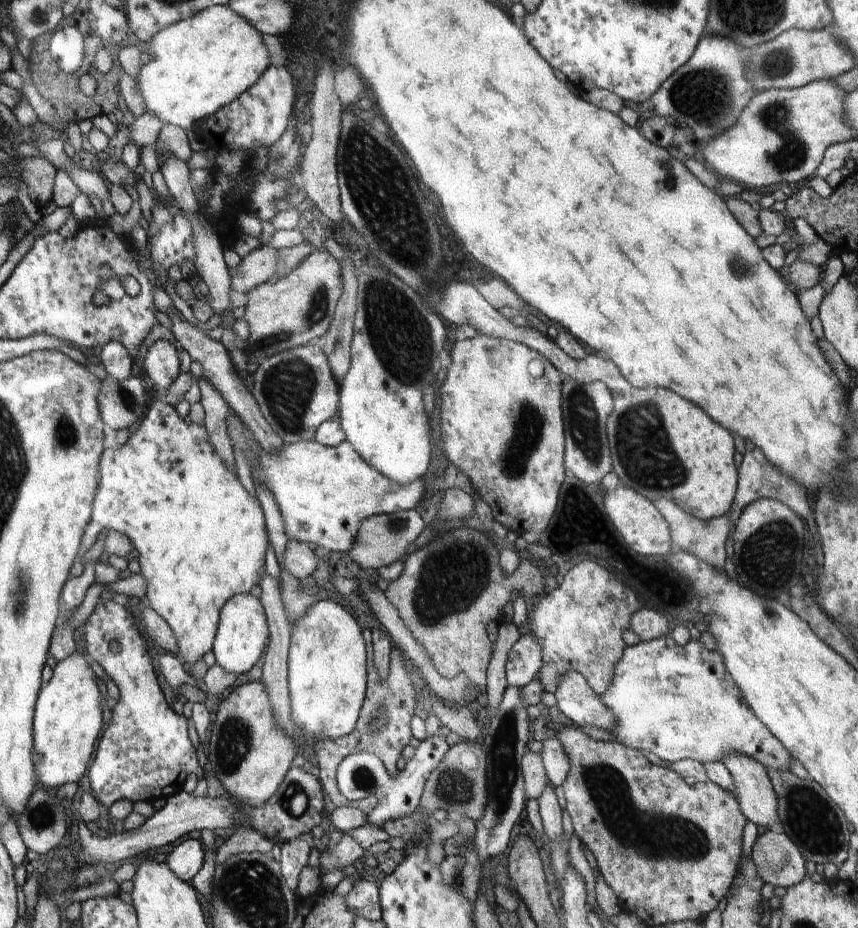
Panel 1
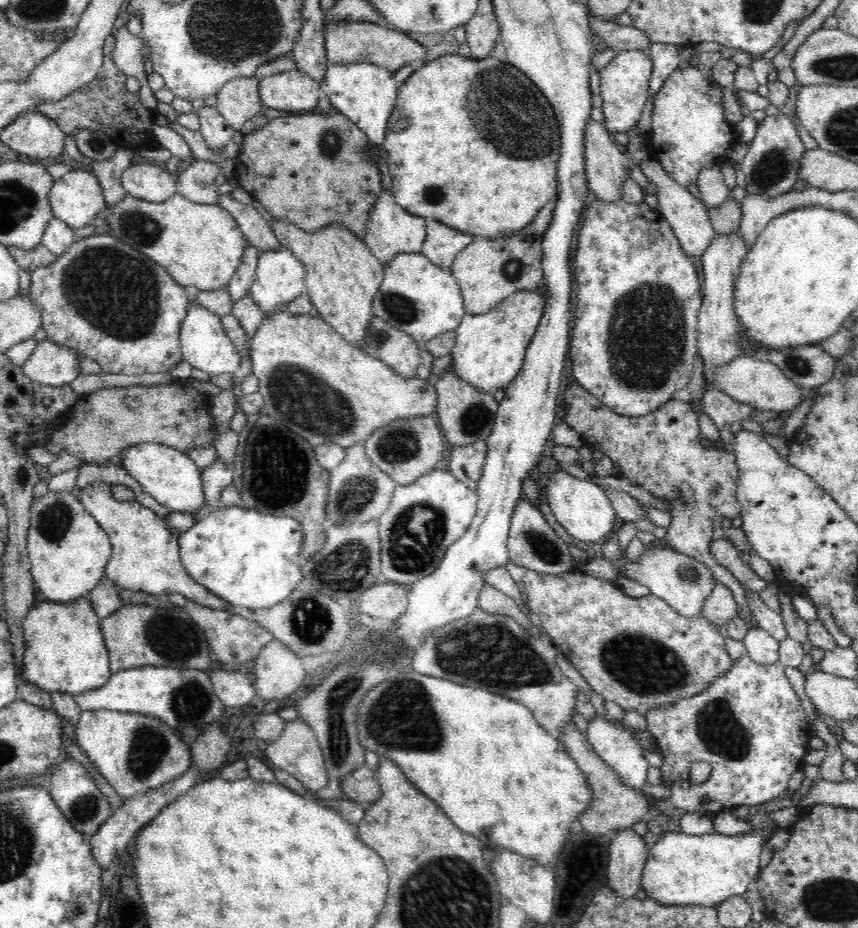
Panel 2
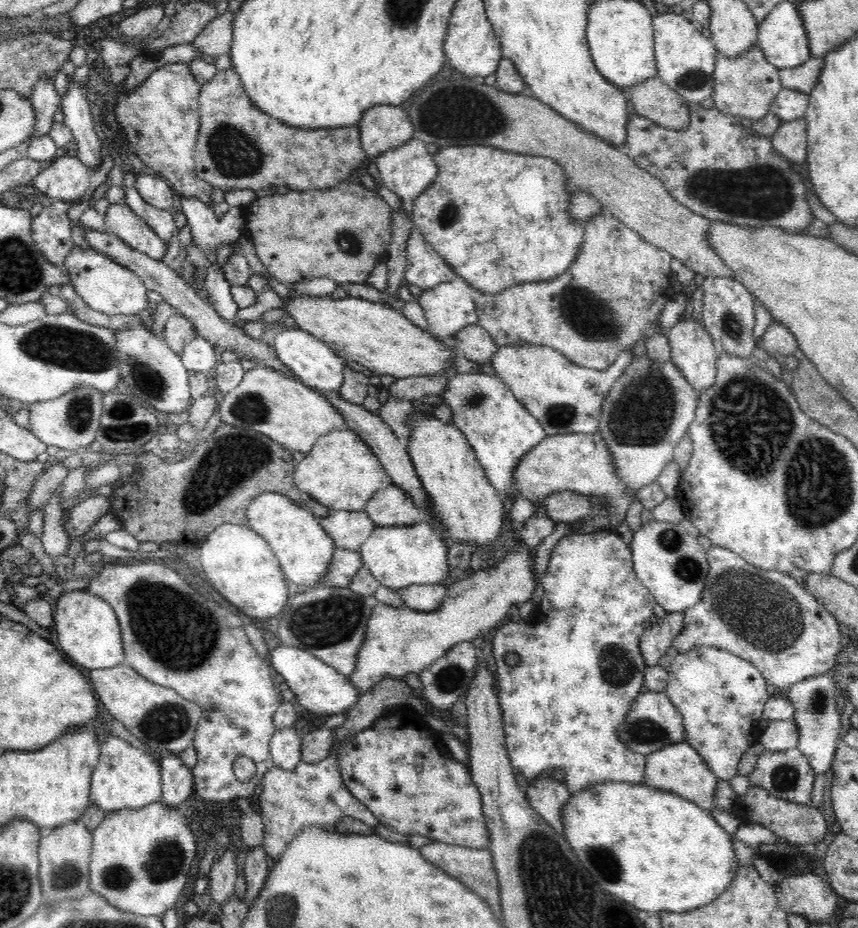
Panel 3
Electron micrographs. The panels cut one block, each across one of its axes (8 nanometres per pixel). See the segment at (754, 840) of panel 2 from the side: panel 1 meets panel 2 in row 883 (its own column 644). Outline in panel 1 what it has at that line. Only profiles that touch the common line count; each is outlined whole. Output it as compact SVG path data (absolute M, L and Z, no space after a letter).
M667 633L654 641L626 646L614 668L609 688L598 696L612 714L615 724L610 732L614 741L627 748L654 753L670 763L693 759L702 764L720 761L727 751L739 751L755 757L765 767L789 770L790 754L752 713L740 690L726 673L722 658L715 651L706 650L698 640L691 639L682 647L675 644Z

